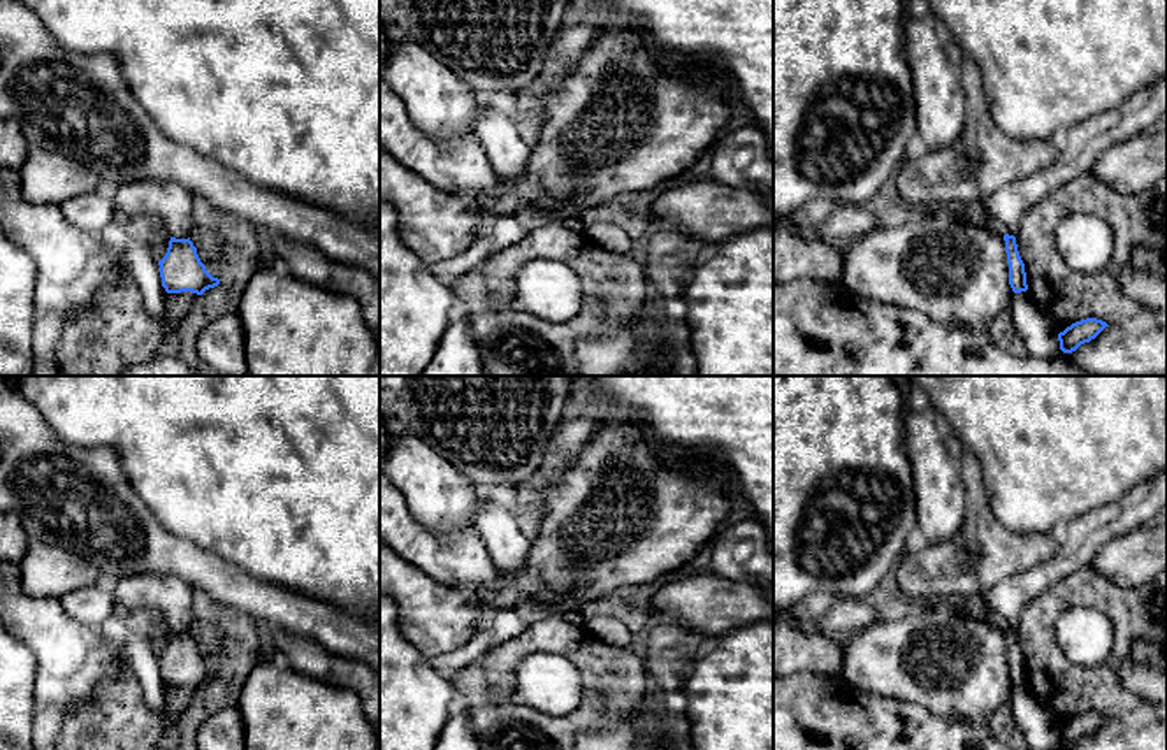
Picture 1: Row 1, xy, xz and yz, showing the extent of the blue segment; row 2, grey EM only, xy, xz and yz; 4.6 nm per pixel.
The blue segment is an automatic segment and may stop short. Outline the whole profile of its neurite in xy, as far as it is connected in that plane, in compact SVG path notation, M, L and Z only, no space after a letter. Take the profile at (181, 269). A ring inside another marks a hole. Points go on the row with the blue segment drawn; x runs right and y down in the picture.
M170 237L167 253L158 265L162 286L167 293L192 292L202 295L220 285L220 279L206 270L190 237Z

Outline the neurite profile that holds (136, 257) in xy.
M116 218L100 235L100 241L135 279L149 313L165 325L167 292L162 286L160 265L148 244L141 242L130 223Z

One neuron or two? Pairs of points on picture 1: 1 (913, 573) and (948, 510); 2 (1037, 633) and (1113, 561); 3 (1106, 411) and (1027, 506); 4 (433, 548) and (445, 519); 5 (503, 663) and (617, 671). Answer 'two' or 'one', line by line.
1: two
2: two
3: one
4: two
5: one

